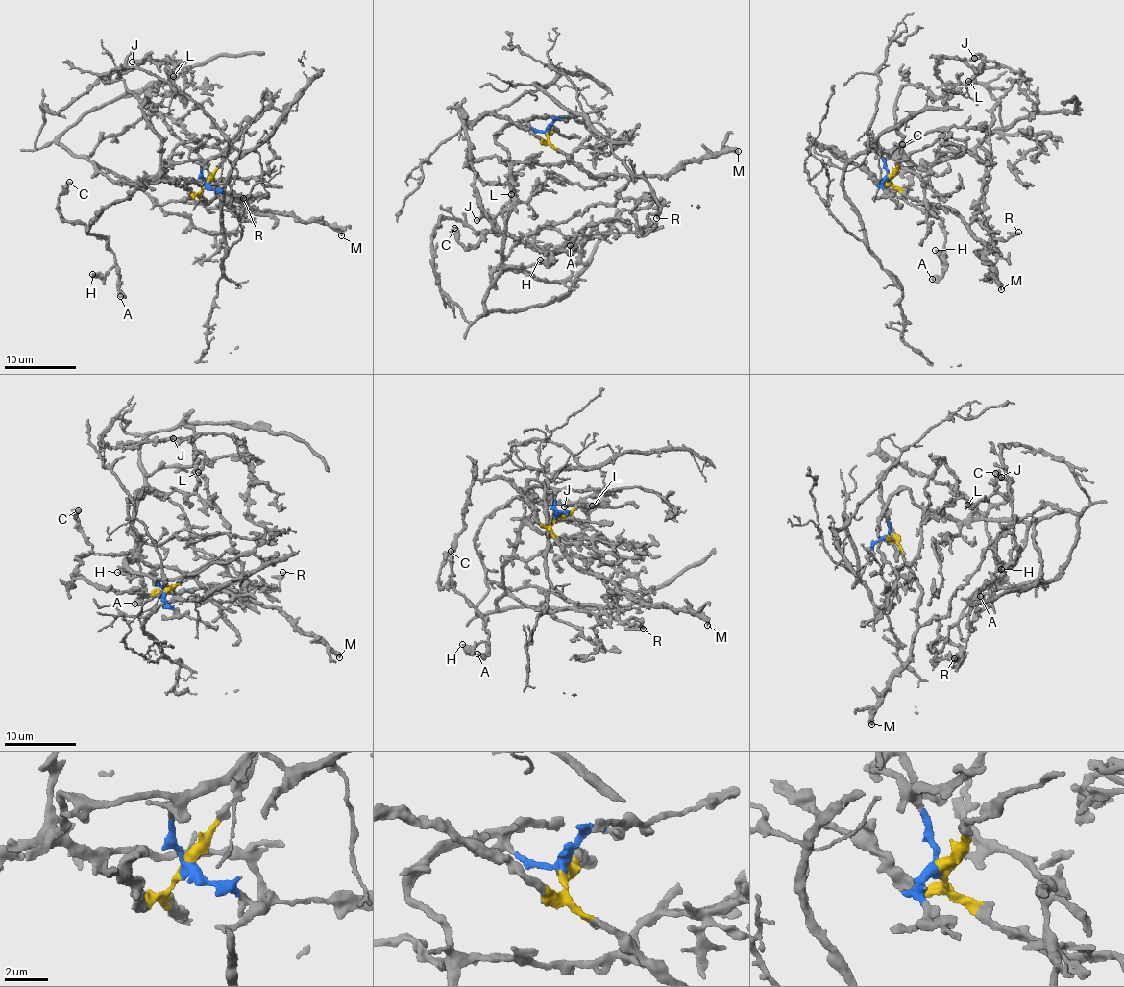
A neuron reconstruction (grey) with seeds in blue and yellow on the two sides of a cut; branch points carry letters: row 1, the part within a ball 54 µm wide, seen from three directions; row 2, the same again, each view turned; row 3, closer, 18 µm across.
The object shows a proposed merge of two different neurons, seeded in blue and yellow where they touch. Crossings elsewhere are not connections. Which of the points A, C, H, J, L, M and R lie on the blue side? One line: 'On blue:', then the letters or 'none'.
On blue: J, L, R

